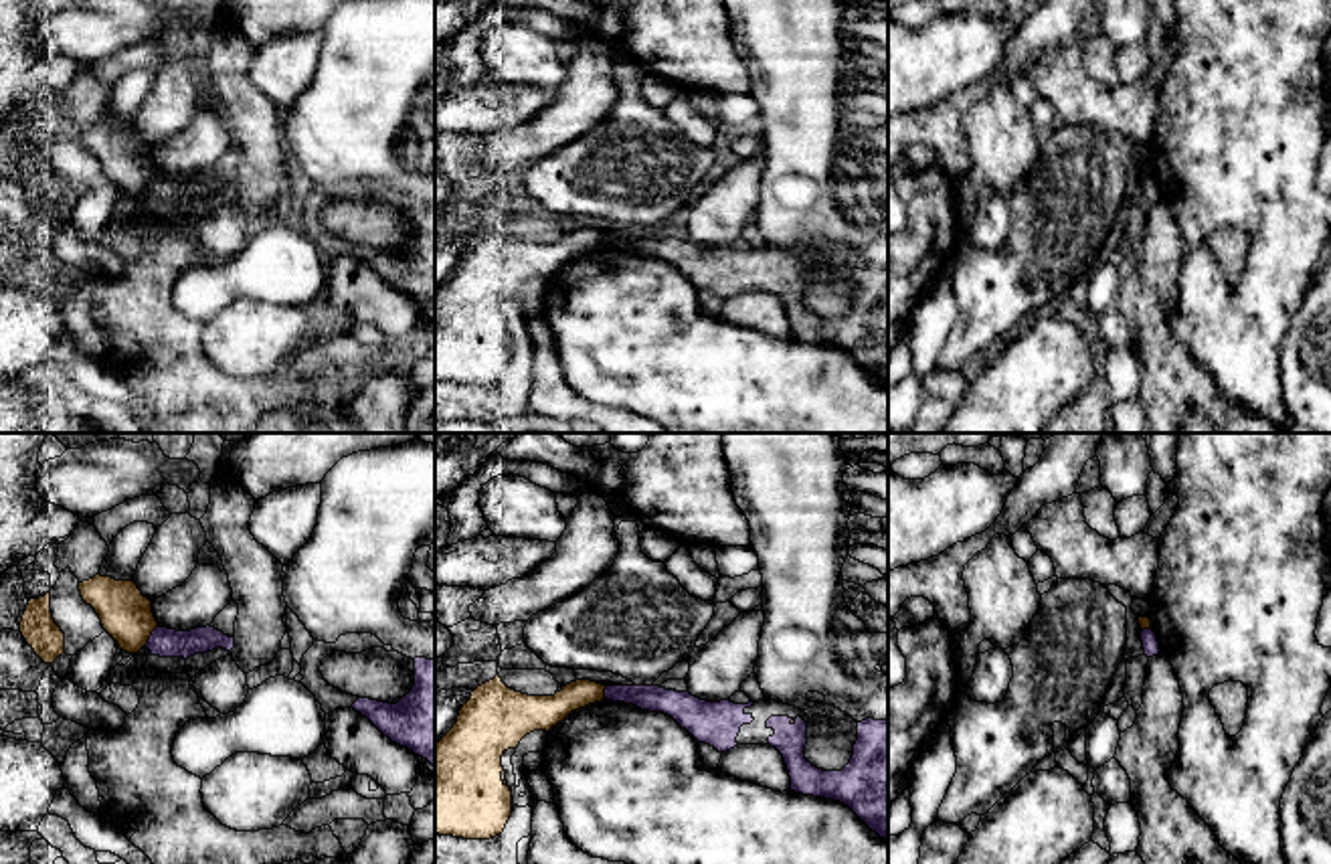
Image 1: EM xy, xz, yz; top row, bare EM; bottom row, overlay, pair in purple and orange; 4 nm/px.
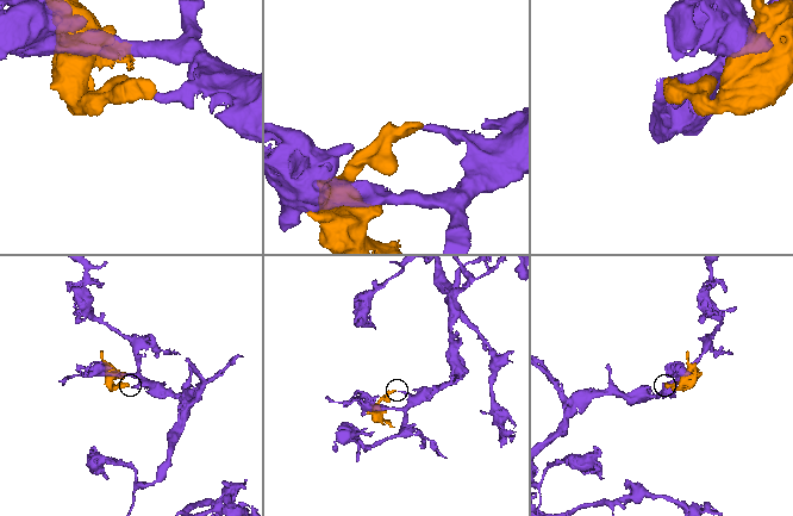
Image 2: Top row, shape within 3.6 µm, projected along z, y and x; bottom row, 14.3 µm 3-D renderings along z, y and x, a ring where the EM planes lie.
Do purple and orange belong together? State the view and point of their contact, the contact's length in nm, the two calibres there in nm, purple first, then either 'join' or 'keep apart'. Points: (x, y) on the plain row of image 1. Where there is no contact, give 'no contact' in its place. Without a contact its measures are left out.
xy (150, 183) | 100 nm | 120/200 nm | keep apart

